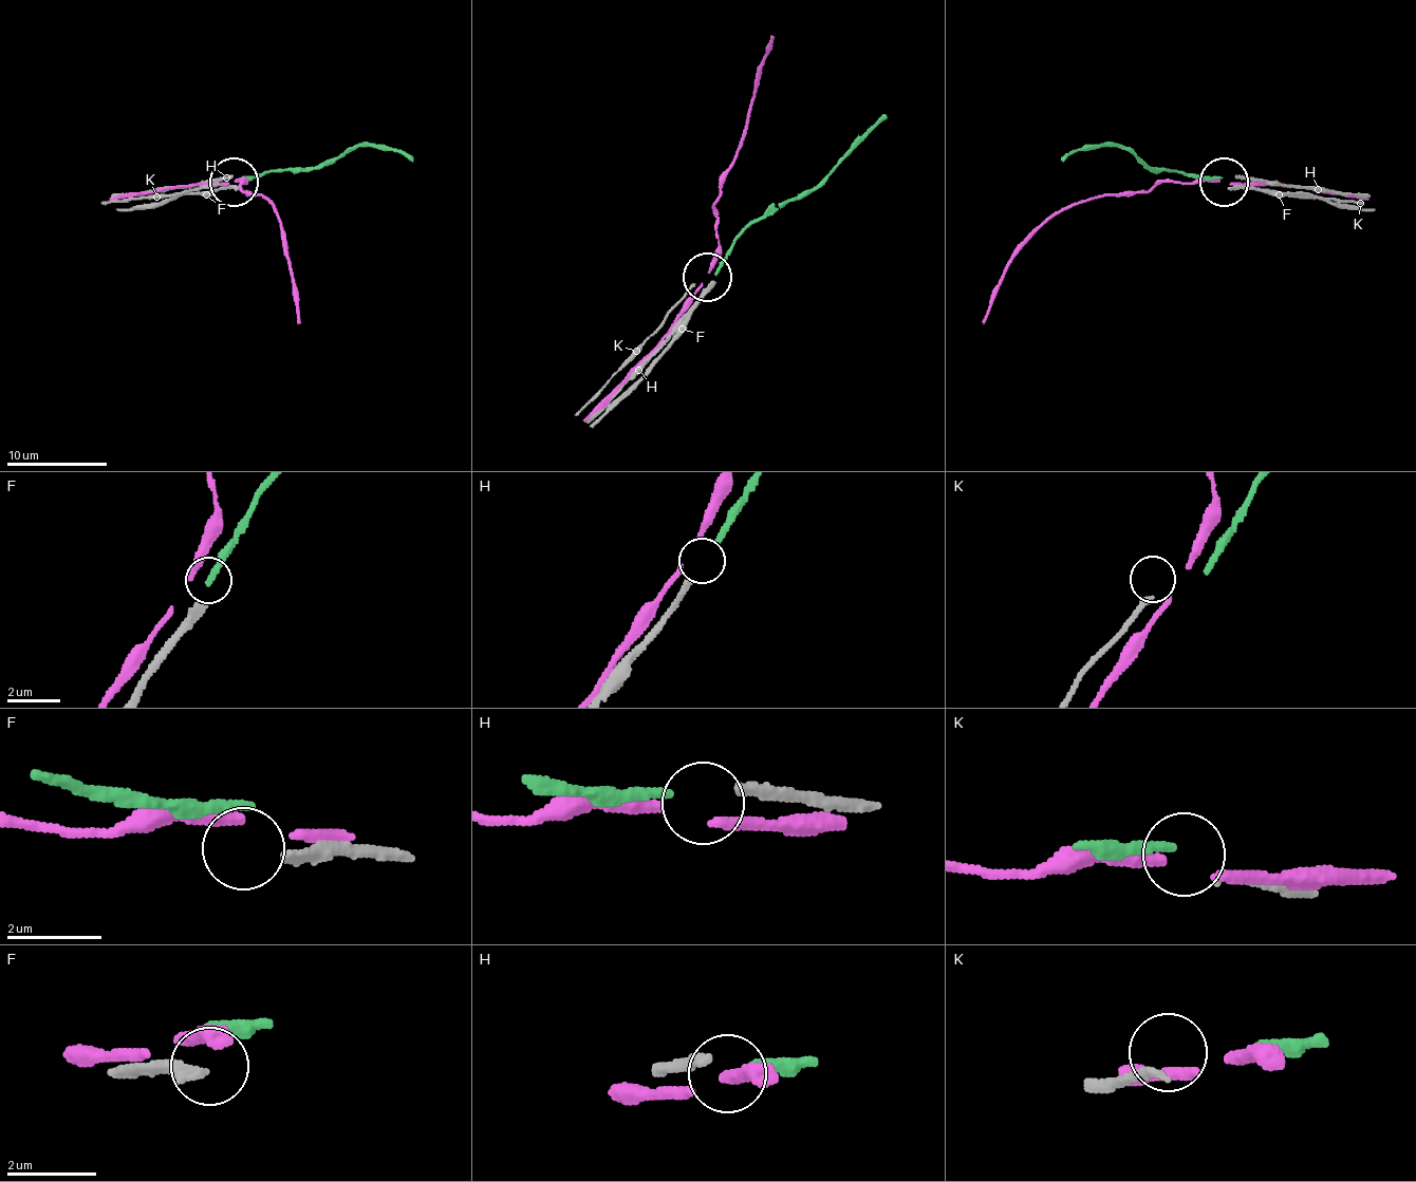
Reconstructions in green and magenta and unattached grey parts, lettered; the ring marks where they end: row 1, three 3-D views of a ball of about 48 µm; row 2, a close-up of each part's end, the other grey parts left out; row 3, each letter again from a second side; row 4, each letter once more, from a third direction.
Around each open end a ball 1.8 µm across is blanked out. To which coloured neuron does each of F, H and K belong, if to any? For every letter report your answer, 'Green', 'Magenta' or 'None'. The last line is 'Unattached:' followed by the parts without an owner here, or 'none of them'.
F: None
H: Green
K: None
Unattached: F, K

